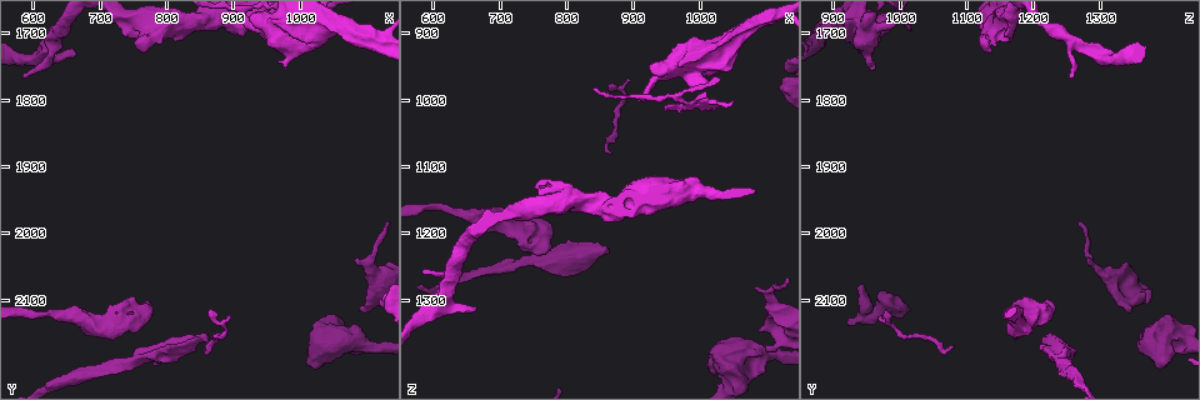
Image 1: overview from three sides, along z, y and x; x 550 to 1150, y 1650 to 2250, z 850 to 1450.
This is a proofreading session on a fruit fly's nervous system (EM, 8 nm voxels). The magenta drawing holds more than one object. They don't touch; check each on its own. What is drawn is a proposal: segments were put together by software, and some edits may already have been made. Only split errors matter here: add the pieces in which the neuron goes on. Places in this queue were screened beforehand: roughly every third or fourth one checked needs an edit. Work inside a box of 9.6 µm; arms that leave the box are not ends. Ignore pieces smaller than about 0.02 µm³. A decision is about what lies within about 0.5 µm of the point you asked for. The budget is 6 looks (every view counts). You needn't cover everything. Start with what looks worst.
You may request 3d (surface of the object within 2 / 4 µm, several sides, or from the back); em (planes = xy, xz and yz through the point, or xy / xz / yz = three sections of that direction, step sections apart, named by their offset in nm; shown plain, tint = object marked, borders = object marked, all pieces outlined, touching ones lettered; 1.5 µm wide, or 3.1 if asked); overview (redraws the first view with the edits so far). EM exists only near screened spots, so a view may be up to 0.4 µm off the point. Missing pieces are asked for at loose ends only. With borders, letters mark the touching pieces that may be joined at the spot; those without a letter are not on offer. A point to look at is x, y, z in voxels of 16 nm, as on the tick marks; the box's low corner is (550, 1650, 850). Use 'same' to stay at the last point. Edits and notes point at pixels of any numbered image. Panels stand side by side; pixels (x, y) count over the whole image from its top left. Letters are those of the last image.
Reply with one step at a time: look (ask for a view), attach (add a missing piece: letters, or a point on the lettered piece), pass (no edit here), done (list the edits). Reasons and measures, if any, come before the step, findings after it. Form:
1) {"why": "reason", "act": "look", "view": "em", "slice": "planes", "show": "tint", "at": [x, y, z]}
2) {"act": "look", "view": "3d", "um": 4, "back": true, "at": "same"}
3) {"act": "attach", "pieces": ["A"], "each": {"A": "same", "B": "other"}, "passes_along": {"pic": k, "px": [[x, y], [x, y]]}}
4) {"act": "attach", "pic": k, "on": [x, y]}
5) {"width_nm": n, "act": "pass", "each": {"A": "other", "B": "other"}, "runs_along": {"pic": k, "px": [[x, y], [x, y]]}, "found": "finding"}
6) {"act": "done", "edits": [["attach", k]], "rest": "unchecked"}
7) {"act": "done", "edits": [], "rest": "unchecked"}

{"why": "branch stops here", "act": "look", "view": "3d", "um": 4, "at": [665, 1735, 1315]}

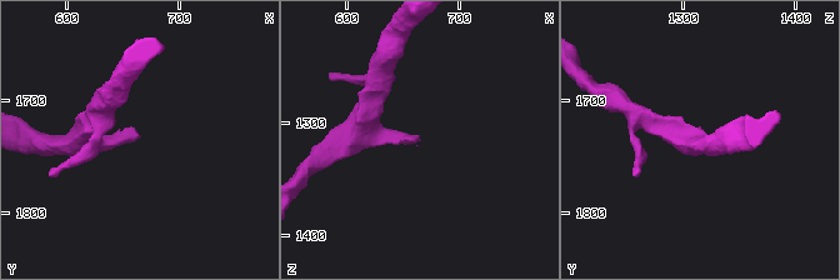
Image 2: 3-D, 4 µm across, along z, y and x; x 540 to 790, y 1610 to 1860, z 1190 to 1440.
{"why": "need the tissue", "act": "look", "view": "em", "slice": "planes", "show": "plain", "at": [662, 1732, 1316]}

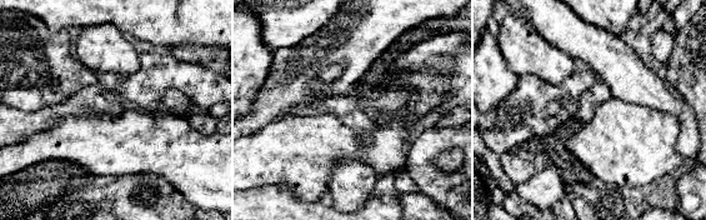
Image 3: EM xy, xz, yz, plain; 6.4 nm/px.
{"why": "what lies round it", "act": "look", "view": "em", "slice": "planes", "show": "borders", "at": "same"}

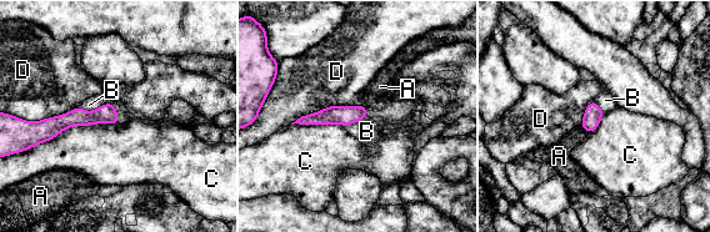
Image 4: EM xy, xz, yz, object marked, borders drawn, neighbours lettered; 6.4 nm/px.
{"act": "attach", "pieces": ["B"], "each": {"A": "other", "B": "same", "C": "other", "D": "other"}, "passes_along": {"pic": 4, "px": [[105, 114], [108, 104], [89, 105]]}, "found": "it goes on there"}

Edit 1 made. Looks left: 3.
{"why": "branch stops here", "act": "look", "view": "3d", "um": 2, "at": [860, 2160, 1225]}

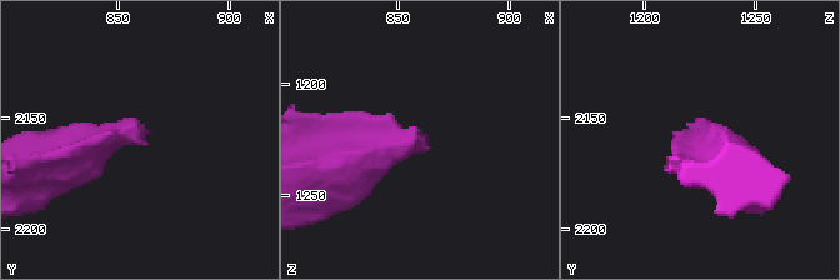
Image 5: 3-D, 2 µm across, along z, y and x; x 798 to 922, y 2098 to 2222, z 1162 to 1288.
{"why": "need the tissue", "act": "look", "view": "em", "slice": "planes", "show": "borders", "at": [864, 2161, 1223]}

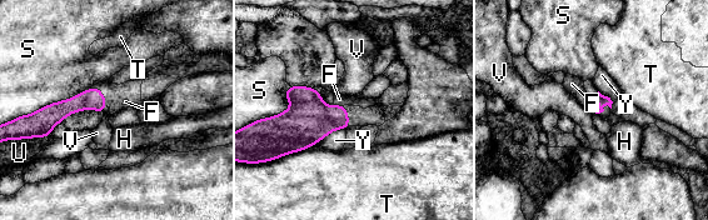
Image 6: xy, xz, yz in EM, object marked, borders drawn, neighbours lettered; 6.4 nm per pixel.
{"longest_contact_nm": ["S", 400], "act": "attach", "pieces": ["F"], "each": {"F": "same", "H": "other", "S": "other", "T": "other", "U": "other", "V": "other", "Y": "other"}, "found": "it goes on there"}

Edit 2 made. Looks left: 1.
{"act": "done", "edits": [["attach", 4], ["attach", 6]], "rest": "unchecked"}

